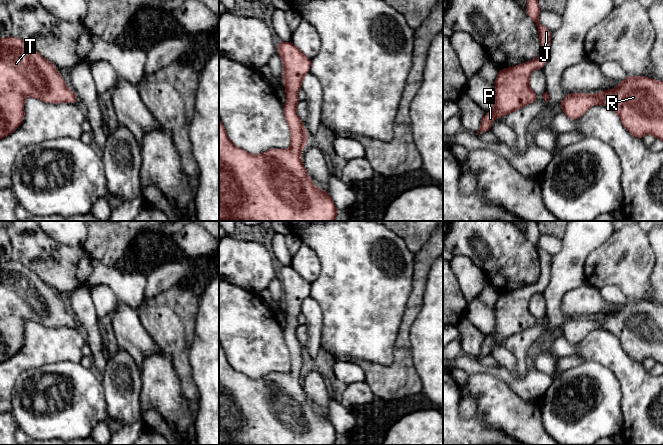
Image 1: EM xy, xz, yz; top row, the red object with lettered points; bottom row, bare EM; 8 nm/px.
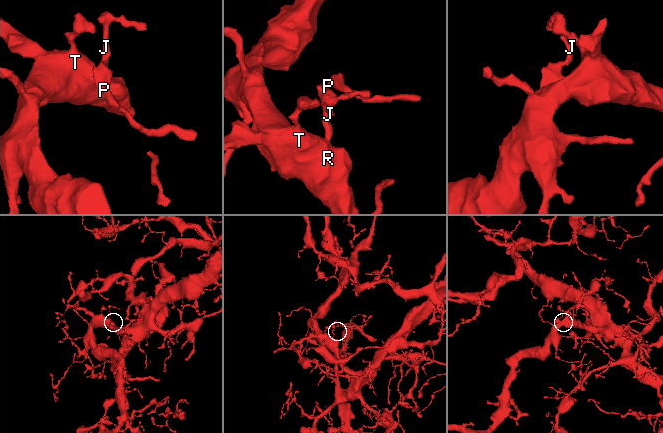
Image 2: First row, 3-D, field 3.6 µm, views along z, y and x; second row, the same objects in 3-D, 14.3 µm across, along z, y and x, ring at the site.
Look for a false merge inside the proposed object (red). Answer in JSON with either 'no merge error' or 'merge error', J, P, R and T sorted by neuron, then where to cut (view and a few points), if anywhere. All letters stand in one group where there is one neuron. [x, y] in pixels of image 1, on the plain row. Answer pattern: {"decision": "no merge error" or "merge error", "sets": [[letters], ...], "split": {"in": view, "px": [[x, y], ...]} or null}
{"decision": "no merge error", "sets": [["J", "P", "R", "T"]], "split": null}

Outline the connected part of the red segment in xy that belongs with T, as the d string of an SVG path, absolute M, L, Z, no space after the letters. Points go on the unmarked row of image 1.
M8 260L0 263L0 363L14 356L24 344L24 322L31 320L46 327L78 327L74 315L67 312L56 290L43 282L33 271L20 262Z

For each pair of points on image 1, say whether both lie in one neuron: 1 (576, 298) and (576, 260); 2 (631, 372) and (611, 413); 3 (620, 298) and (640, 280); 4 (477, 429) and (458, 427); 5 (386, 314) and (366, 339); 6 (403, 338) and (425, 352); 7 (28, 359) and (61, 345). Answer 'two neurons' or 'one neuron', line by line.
1: two neurons
2: two neurons
3: two neurons
4: one neuron
5: one neuron
6: two neurons
7: one neuron

